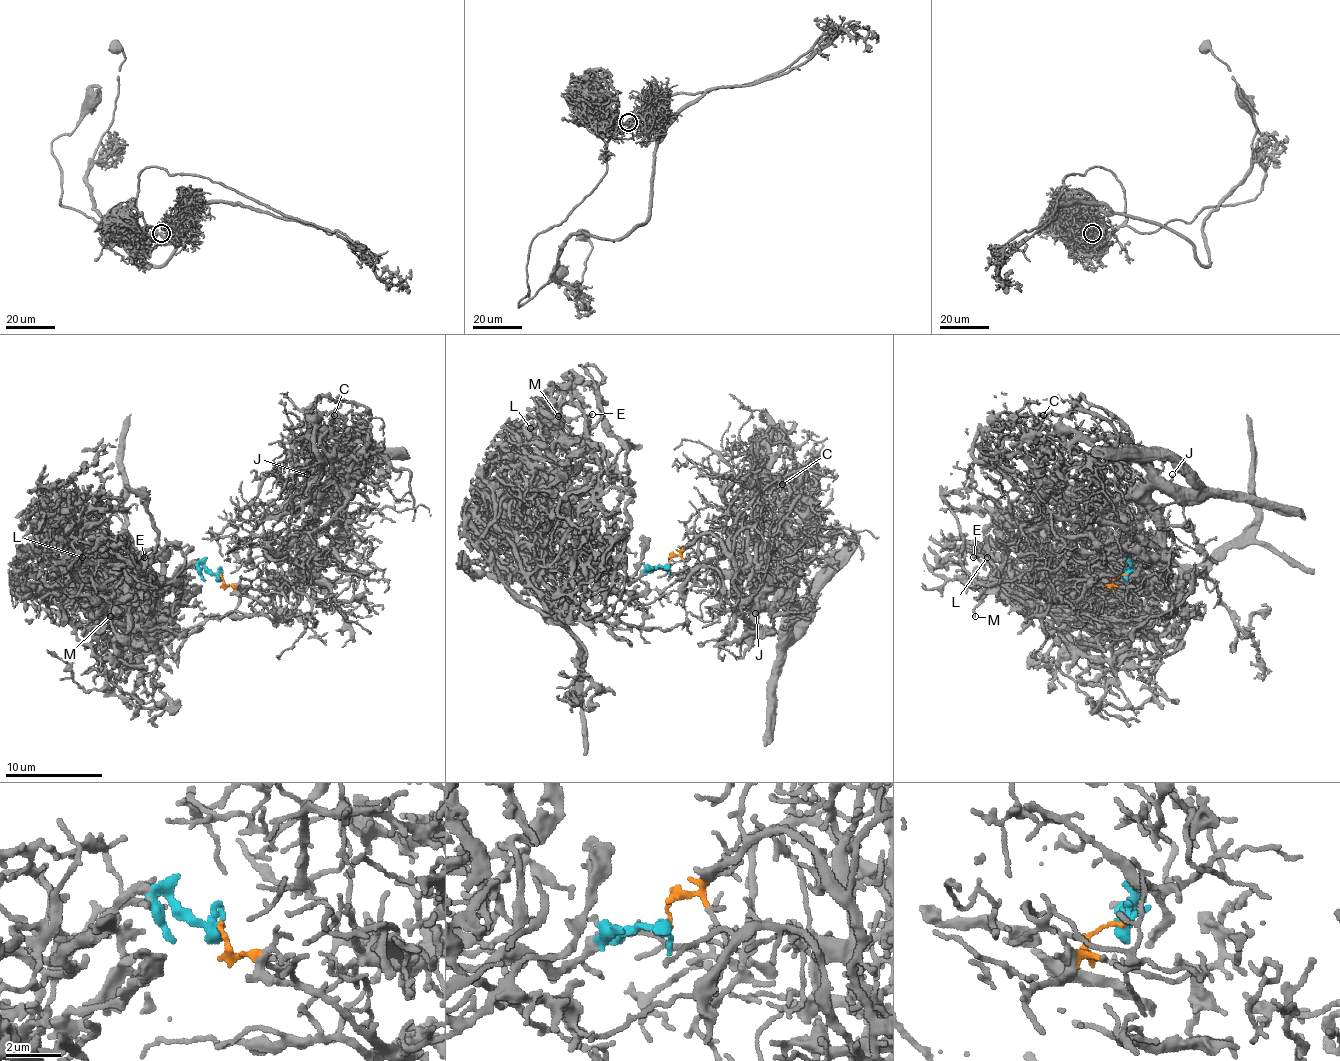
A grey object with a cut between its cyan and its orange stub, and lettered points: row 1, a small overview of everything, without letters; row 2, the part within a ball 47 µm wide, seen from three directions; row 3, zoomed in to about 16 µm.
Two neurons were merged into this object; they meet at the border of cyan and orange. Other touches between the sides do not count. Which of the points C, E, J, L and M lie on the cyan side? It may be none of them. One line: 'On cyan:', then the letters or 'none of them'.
On cyan: E, L, M

